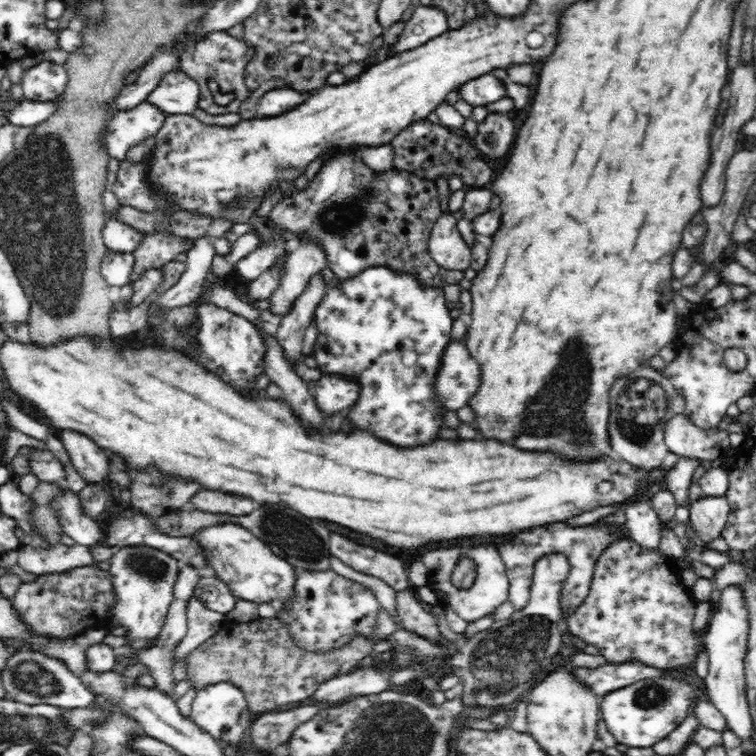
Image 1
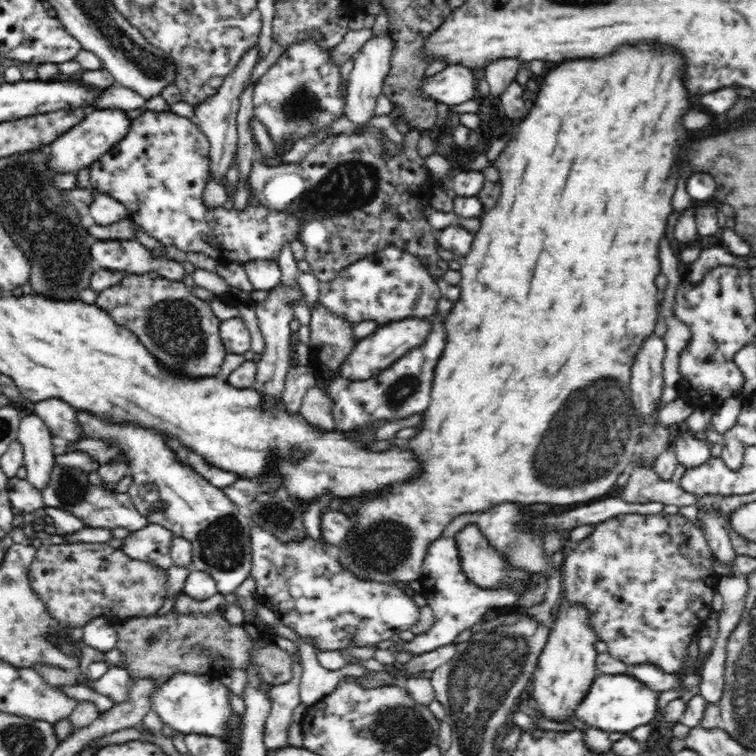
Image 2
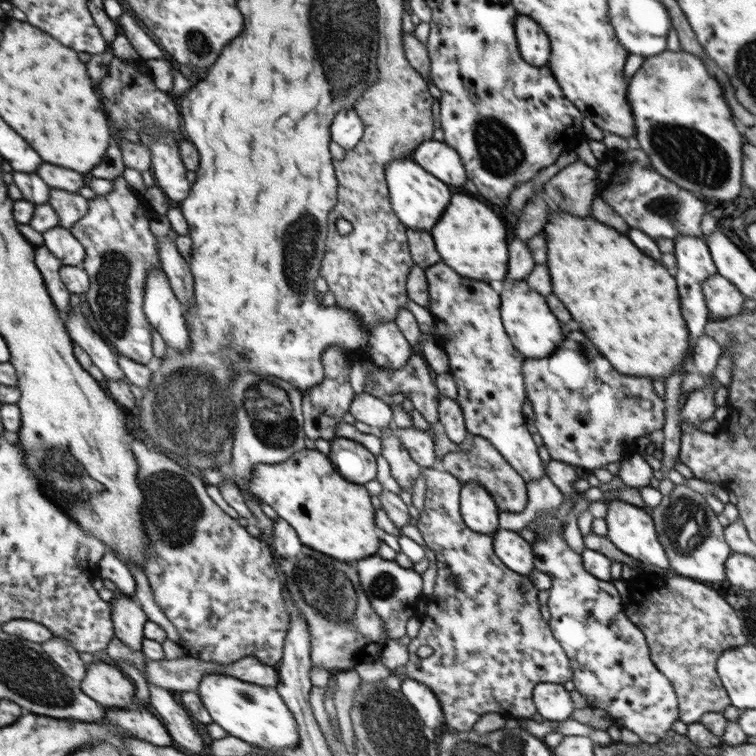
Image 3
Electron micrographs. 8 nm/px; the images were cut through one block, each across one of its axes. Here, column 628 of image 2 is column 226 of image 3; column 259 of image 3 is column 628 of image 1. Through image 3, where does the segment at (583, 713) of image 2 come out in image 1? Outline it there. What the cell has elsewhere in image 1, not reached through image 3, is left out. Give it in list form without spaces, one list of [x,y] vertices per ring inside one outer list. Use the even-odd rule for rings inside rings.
[[[646,678],[605,694],[601,698],[601,717],[617,743],[645,749],[668,736],[682,720],[691,716],[699,695],[698,687],[692,686],[684,678]]]

